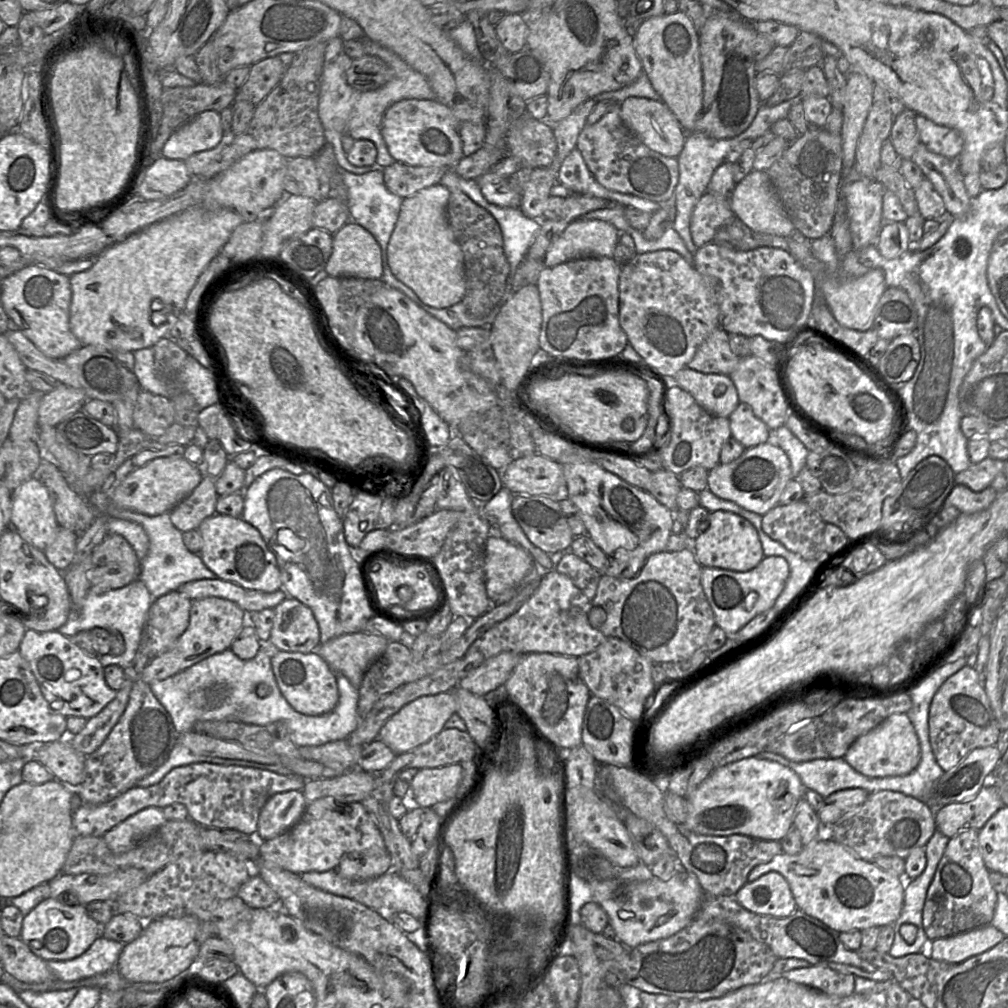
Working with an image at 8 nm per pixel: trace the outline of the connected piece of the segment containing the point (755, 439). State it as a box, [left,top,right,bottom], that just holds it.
[728,402,770,449]

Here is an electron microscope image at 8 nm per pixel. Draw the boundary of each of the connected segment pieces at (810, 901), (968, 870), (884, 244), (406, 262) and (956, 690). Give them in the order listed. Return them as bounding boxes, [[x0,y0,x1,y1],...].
[[747,838,904,932],[922,830,997,940],[876,221,912,259],[387,184,466,309],[928,665,1002,772]]

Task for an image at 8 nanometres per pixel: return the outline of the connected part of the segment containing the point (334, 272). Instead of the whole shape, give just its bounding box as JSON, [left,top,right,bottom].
[324,221,381,279]

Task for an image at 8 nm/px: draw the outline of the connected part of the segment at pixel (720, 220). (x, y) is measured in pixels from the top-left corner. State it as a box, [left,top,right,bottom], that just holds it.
[690,191,735,247]

